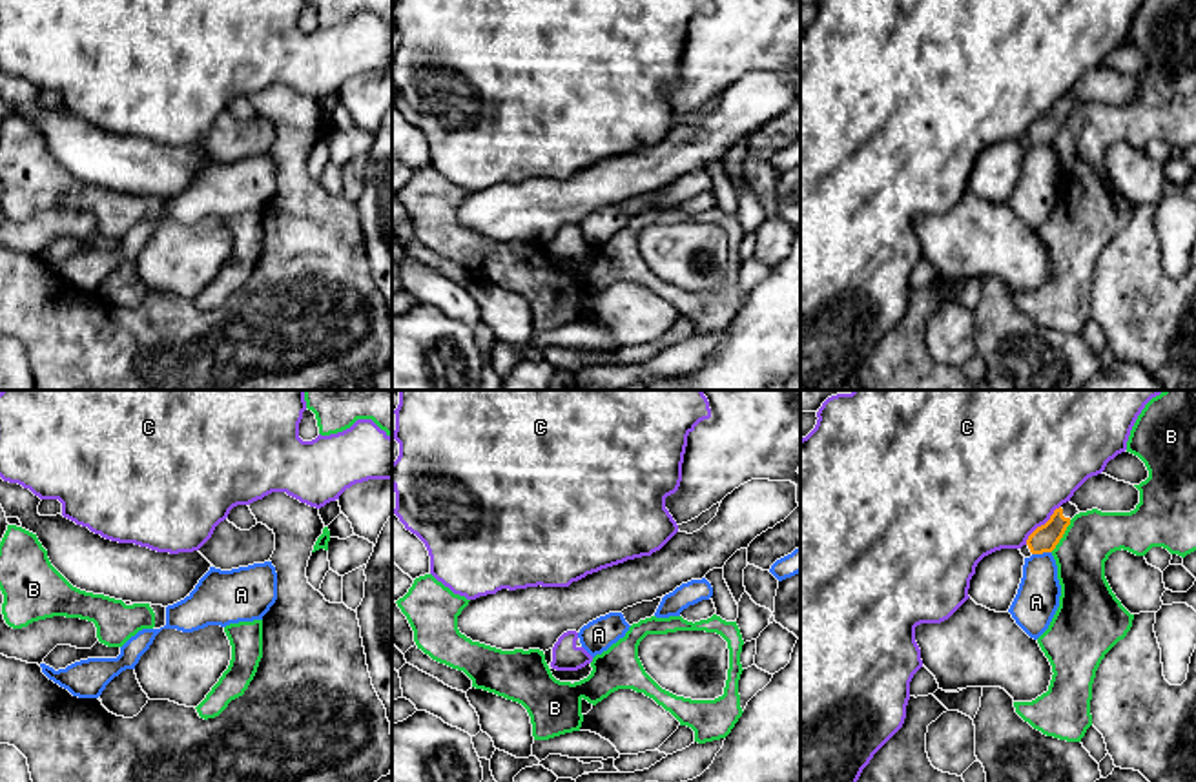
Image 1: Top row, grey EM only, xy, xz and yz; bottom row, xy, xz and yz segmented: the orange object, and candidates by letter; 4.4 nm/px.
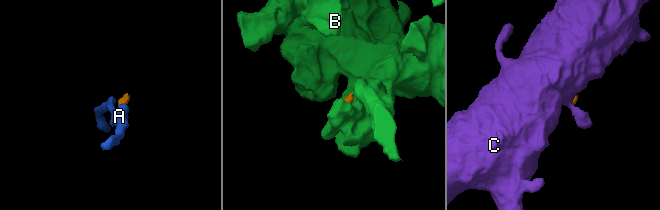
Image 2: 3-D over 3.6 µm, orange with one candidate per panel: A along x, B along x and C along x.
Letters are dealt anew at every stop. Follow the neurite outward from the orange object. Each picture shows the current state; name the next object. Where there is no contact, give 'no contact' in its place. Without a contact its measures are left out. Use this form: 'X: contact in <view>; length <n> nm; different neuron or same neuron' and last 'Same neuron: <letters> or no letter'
A: contact in yz; length 90 nm; different neuron
B: contact in yz; length 170 nm; different neuron
C: contact in yz; length 240 nm; different neuron
Same neuron: no letter

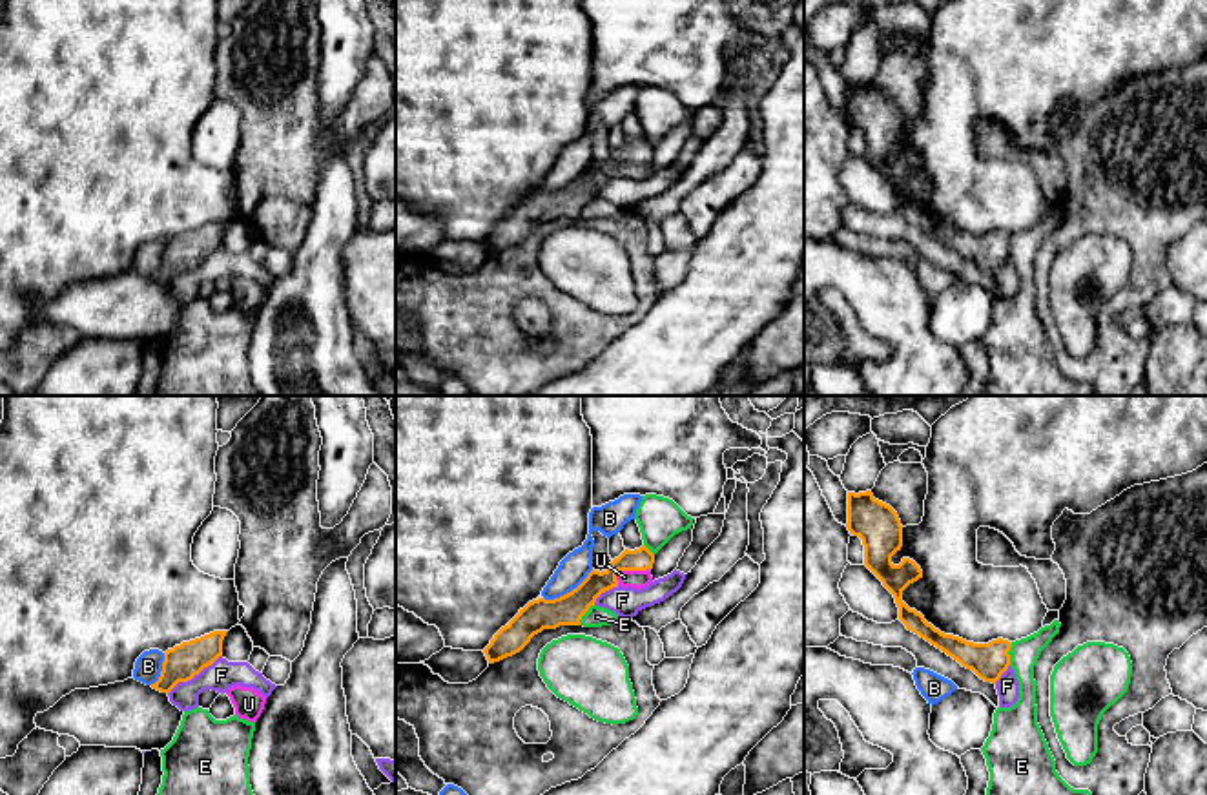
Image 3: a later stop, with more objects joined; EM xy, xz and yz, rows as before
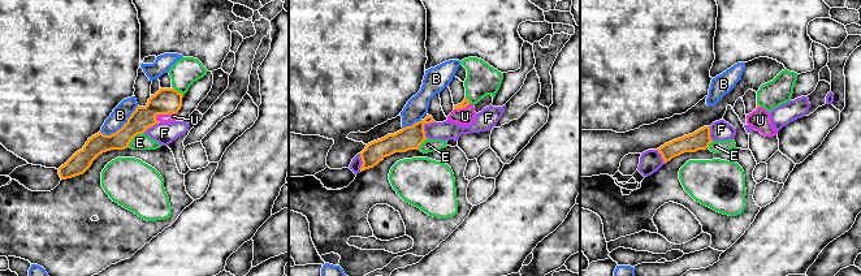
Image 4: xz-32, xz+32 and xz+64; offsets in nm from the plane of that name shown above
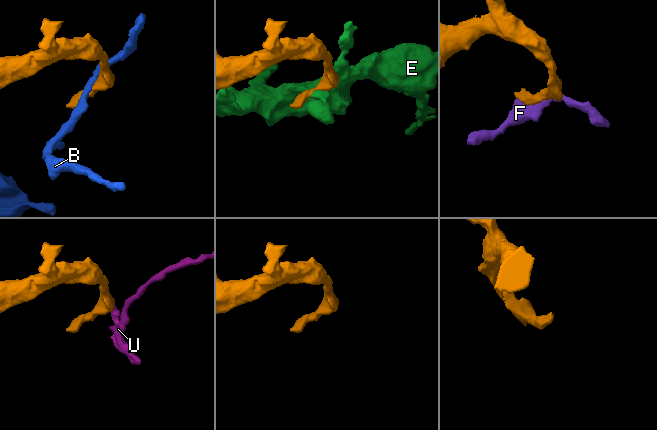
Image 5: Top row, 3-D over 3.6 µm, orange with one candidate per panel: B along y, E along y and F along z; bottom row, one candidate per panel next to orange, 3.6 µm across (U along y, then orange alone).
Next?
B: contact in xz; length 260 nm; different neuron
E: contact in yz; length 110 nm; different neuron
F: contact in xy; length 300 nm; different neuron
U: contact in xz; length 170 nm; same neuron
Same neuron: U

